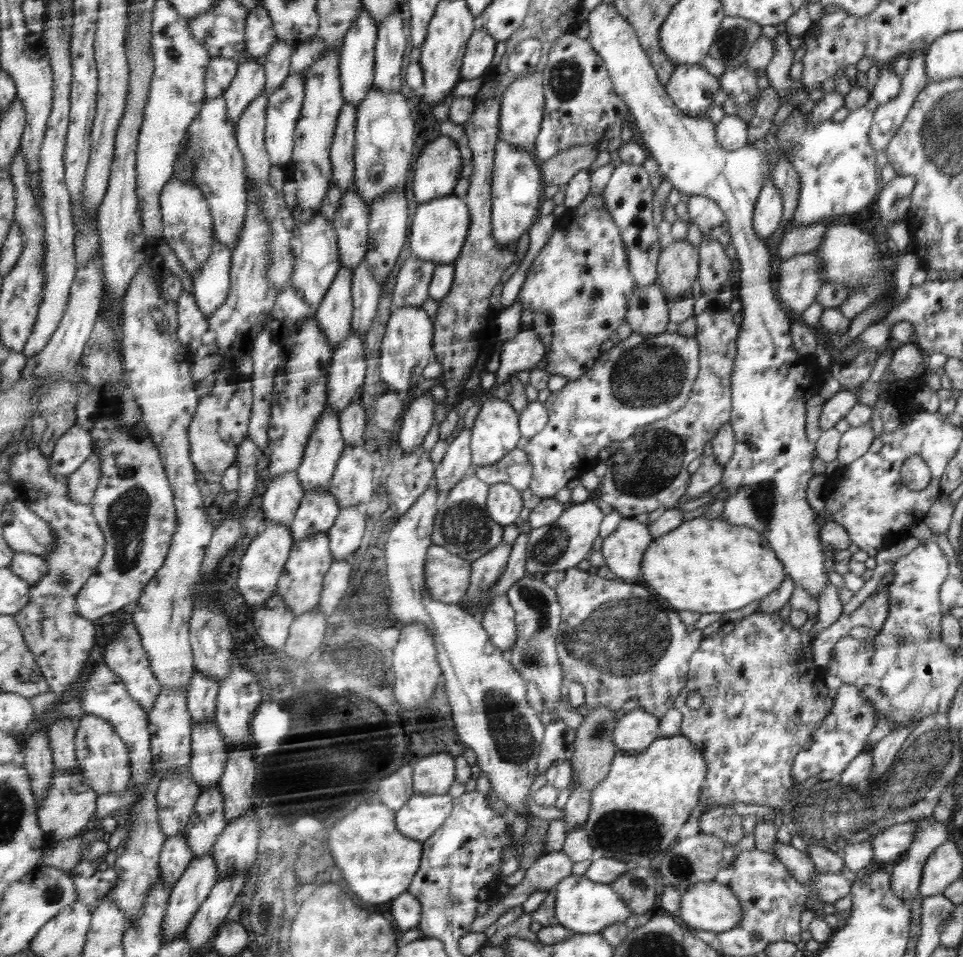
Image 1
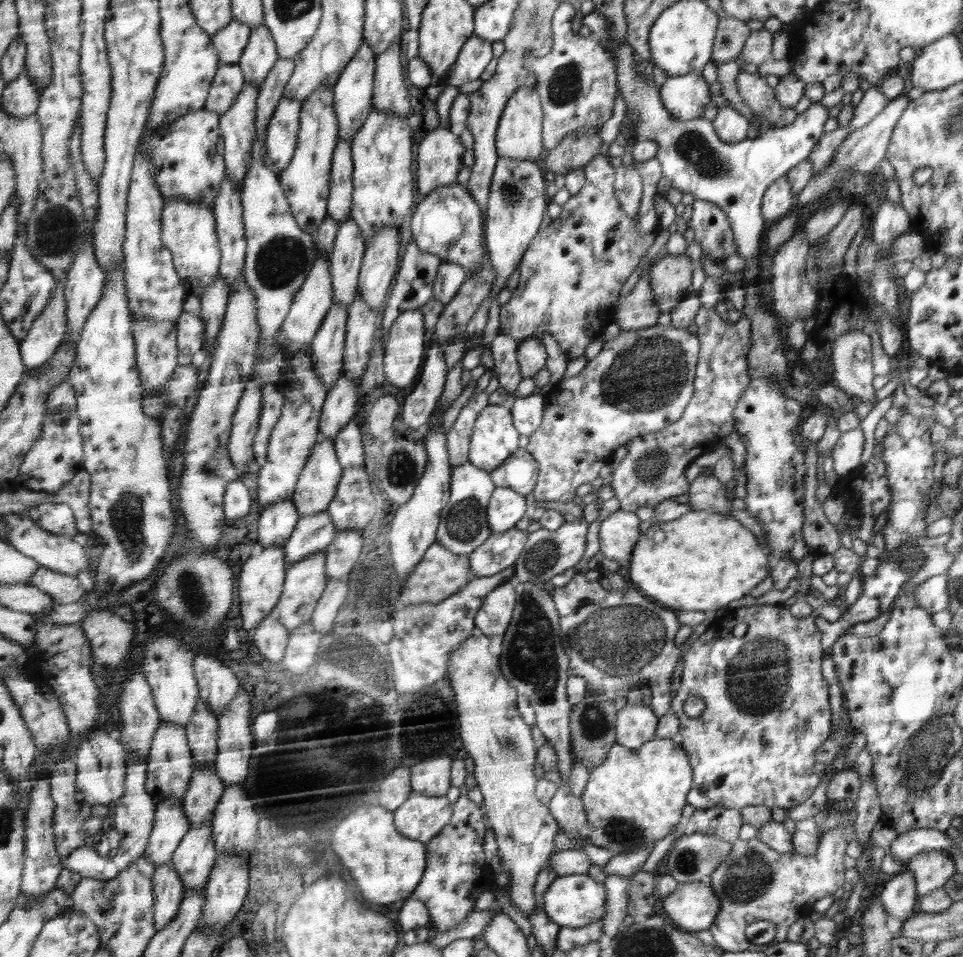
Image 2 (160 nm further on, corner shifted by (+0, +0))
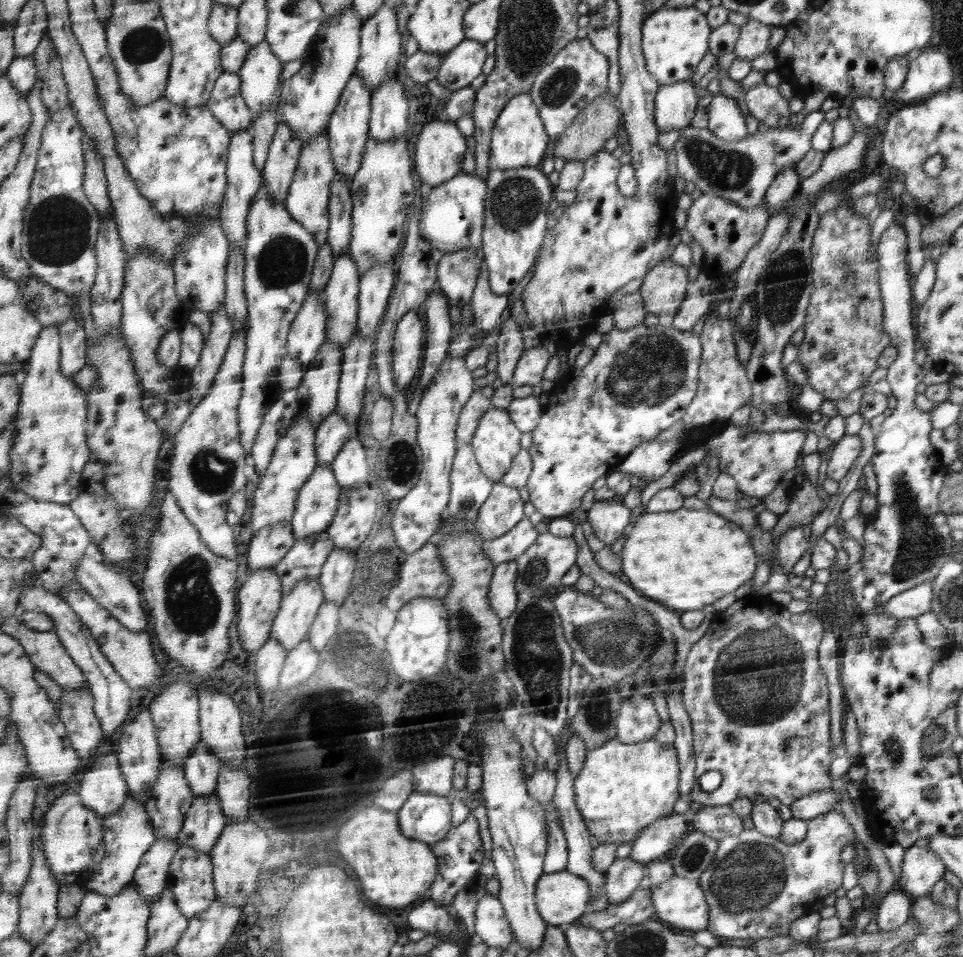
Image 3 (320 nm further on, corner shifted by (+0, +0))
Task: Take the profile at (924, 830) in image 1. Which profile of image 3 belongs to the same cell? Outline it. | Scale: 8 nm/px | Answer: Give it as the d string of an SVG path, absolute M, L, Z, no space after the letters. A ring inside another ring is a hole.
M892 889L885 894L875 914L878 928L883 932L890 932L900 928L911 918L914 898L904 891Z

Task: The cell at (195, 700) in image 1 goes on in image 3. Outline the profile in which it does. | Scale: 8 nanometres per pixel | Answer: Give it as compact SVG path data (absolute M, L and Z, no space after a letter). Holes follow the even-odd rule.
M196 743L191 757L184 763L184 775L193 797L214 795L222 771L220 756L212 751L211 744Z

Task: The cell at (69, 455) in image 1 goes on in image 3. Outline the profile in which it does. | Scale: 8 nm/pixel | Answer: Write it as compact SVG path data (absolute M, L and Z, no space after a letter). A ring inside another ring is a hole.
M41 328L36 345L32 347L27 369L27 375L21 384L21 400L15 422L18 432L14 434L14 448L11 450L12 470L10 477L13 486L20 489L30 498L57 502L67 505L75 500L82 489L82 472L90 460L91 449L87 442L87 396L86 392L71 379L68 379L59 369L62 358L62 340L59 338L59 328Z

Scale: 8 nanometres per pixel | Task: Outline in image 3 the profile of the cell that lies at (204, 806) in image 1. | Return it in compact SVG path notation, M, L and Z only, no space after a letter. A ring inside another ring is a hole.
M179 846L167 872L167 886L175 892L178 906L189 920L216 900L213 864L205 852Z

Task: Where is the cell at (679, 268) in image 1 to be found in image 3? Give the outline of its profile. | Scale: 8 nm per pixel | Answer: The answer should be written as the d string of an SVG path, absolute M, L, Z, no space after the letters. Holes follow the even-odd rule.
M667 258L643 280L638 292L642 296L646 313L675 315L686 296L686 288L689 288L686 267Z

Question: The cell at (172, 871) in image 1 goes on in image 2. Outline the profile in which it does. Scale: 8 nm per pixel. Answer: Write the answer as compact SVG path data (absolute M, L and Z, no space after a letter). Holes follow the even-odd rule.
M172 862L156 867L153 876L153 919L156 930L162 930L176 918L183 901L184 882Z

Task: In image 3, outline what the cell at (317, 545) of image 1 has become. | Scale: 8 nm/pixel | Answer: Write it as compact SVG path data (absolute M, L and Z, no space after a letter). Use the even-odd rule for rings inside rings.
M305 578L300 581L293 590L284 593L279 614L274 620L274 628L271 629L271 636L287 650L291 652L309 635L310 627L316 618L320 605L324 603L323 590L319 585L318 578Z

